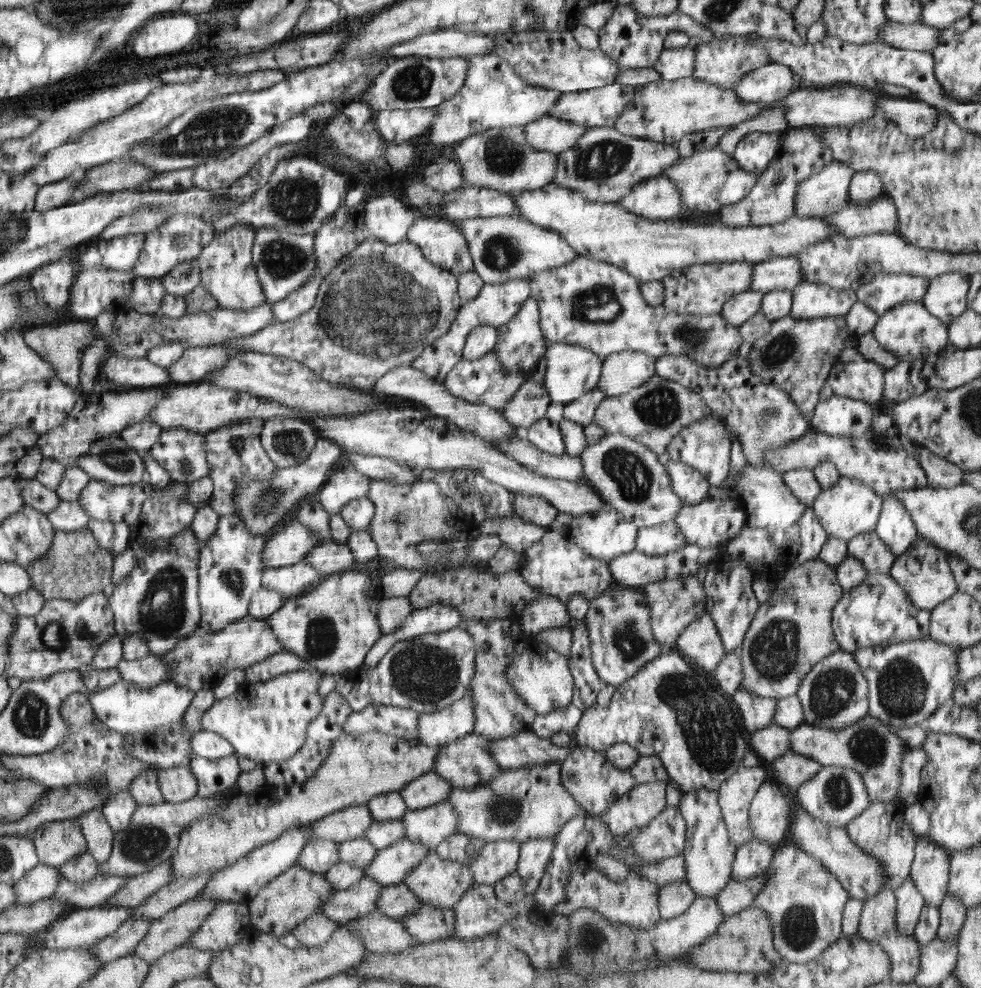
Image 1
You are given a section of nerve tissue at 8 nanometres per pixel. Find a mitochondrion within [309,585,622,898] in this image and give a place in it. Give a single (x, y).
(426, 674)

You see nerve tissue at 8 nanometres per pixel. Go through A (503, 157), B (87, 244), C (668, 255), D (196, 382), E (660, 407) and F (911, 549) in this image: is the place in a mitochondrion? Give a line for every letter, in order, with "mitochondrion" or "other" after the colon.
A: mitochondrion
B: other
C: other
D: other
E: mitochondrion
F: other

